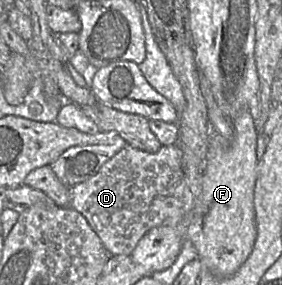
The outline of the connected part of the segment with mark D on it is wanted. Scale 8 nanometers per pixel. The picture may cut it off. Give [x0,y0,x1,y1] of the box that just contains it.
[69,144,196,256]

